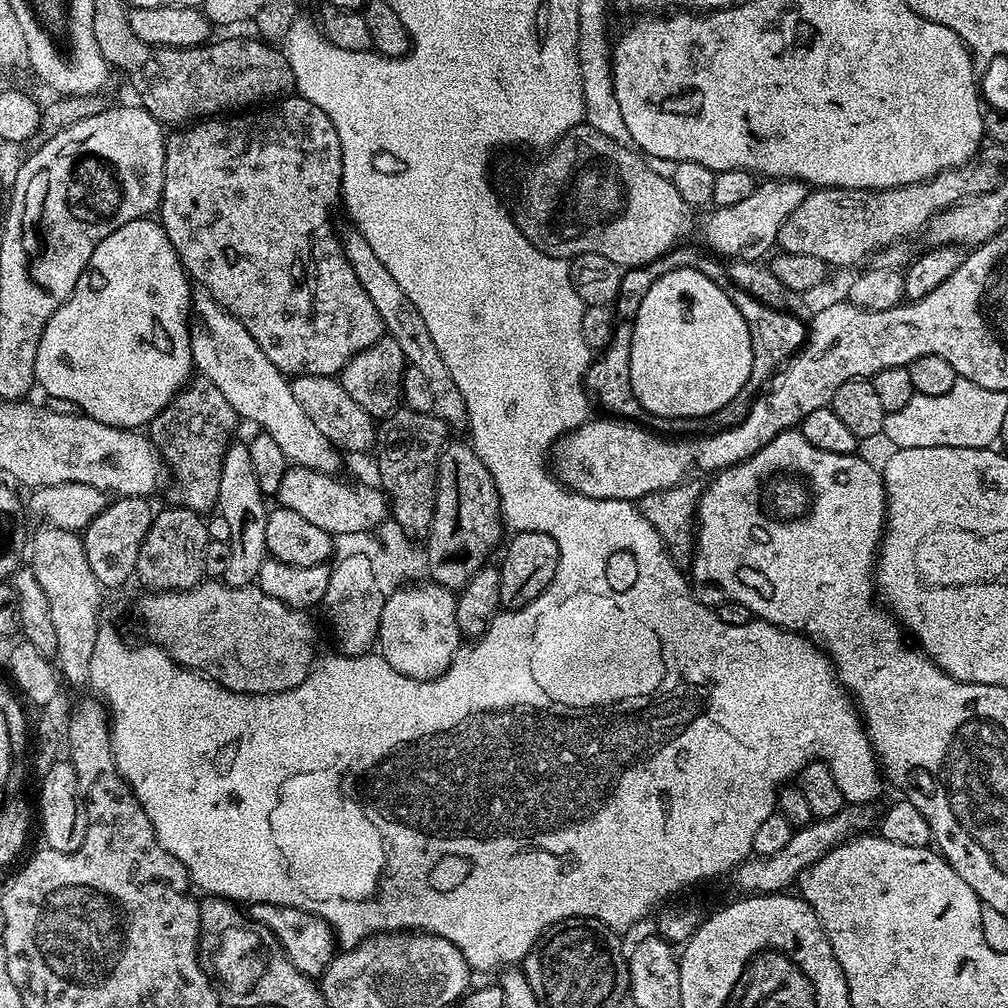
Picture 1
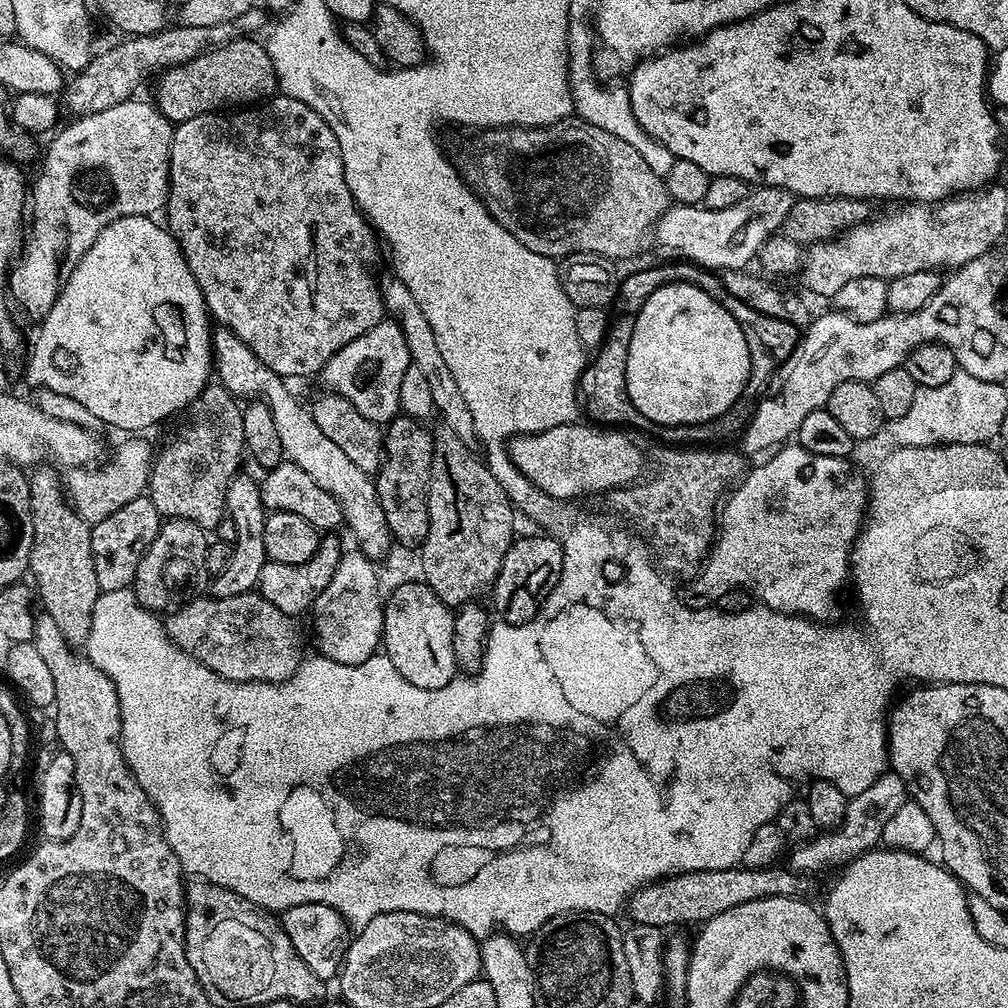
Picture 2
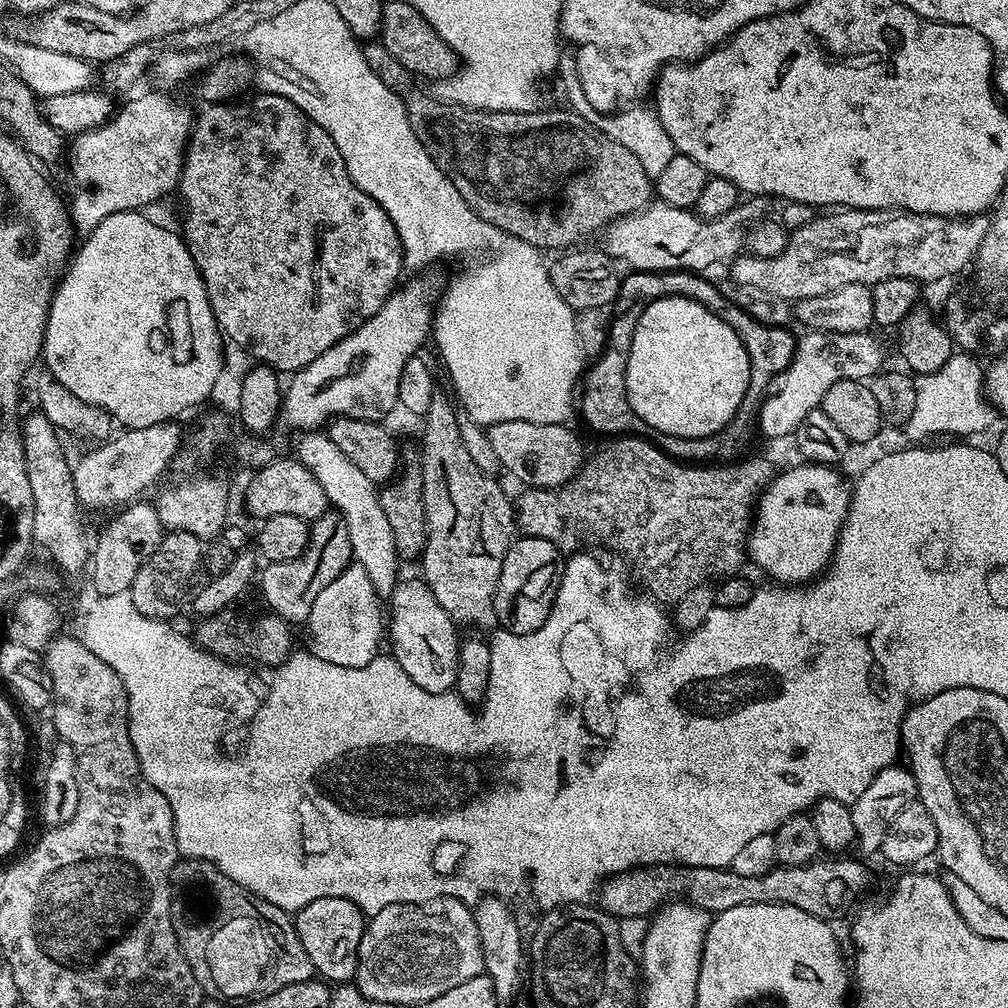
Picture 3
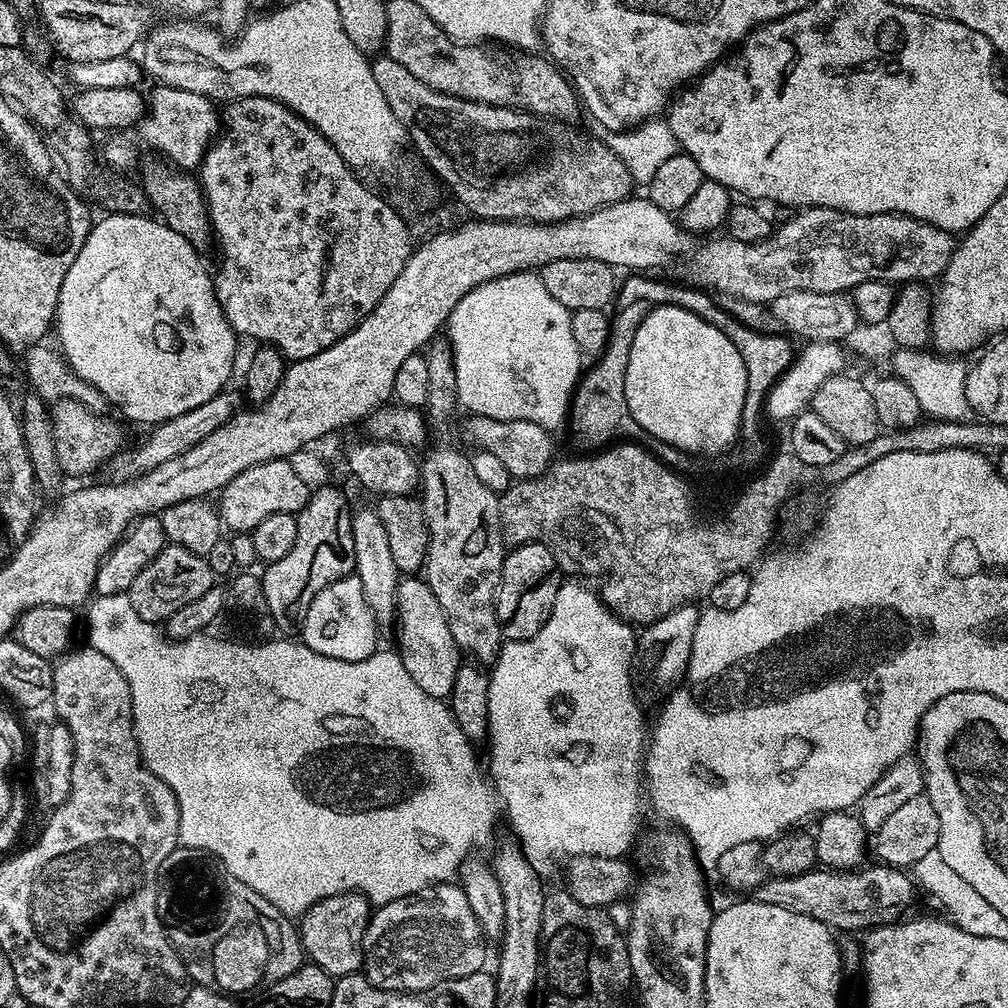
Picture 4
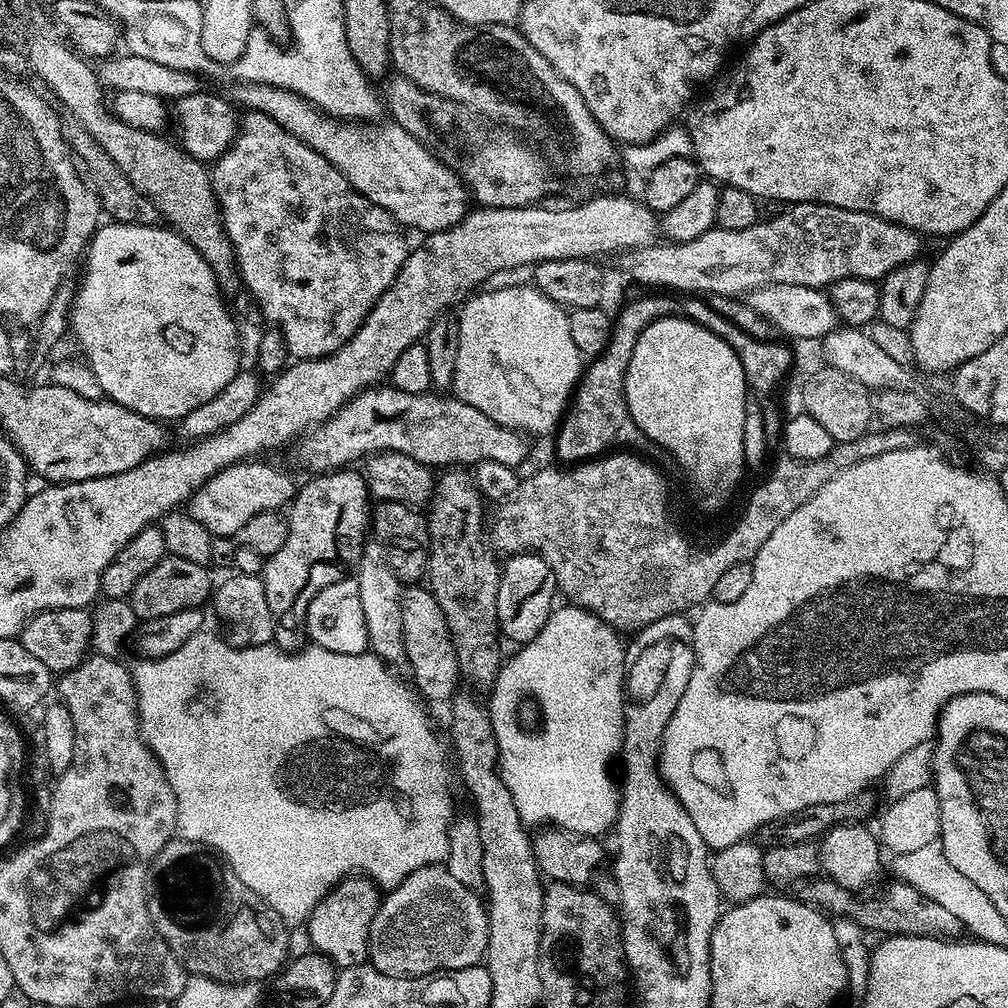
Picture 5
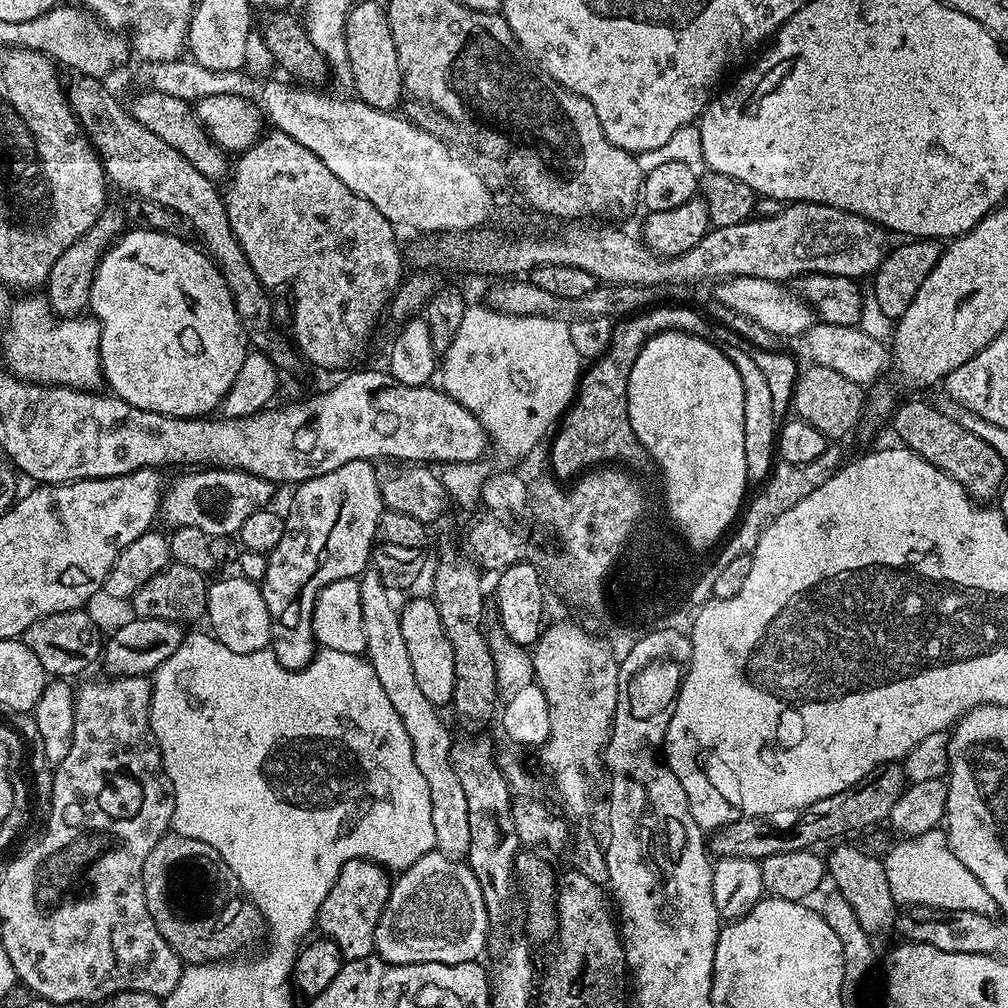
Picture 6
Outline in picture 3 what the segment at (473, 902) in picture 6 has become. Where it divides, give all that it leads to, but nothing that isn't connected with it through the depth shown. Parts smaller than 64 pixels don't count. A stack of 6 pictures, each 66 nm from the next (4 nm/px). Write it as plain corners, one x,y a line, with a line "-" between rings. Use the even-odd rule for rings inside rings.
439,896
425,904
391,904
367,917
354,983
374,1002
418,1006
483,972
482,942
473,909
461,900

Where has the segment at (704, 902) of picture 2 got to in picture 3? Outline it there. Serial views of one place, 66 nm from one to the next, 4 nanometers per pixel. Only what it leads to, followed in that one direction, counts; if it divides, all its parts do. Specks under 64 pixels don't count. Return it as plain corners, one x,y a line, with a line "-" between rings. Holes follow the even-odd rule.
817,858
810,864
777,866
761,876
738,874
731,867
685,868
653,864
609,876
599,885
598,904
617,918
648,918
657,908
663,908
669,902
693,904
695,908
701,908
709,914
734,910
734,906
785,904
798,906
798,910
806,910
806,914
814,914
820,920
831,921
832,916
846,911
868,888
867,866
856,860
840,859
844,858

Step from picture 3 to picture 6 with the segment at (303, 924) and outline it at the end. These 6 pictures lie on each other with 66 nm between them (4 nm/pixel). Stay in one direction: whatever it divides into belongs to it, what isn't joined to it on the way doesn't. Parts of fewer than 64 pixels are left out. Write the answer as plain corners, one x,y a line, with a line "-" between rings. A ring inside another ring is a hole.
351,860
342,866
342,870
338,870
338,878
334,878
330,894
322,898
315,927
318,932
320,928
319,935
323,939
332,940
334,946
338,946
345,960
366,958
375,953
374,930
392,893
392,885
389,873
375,860

